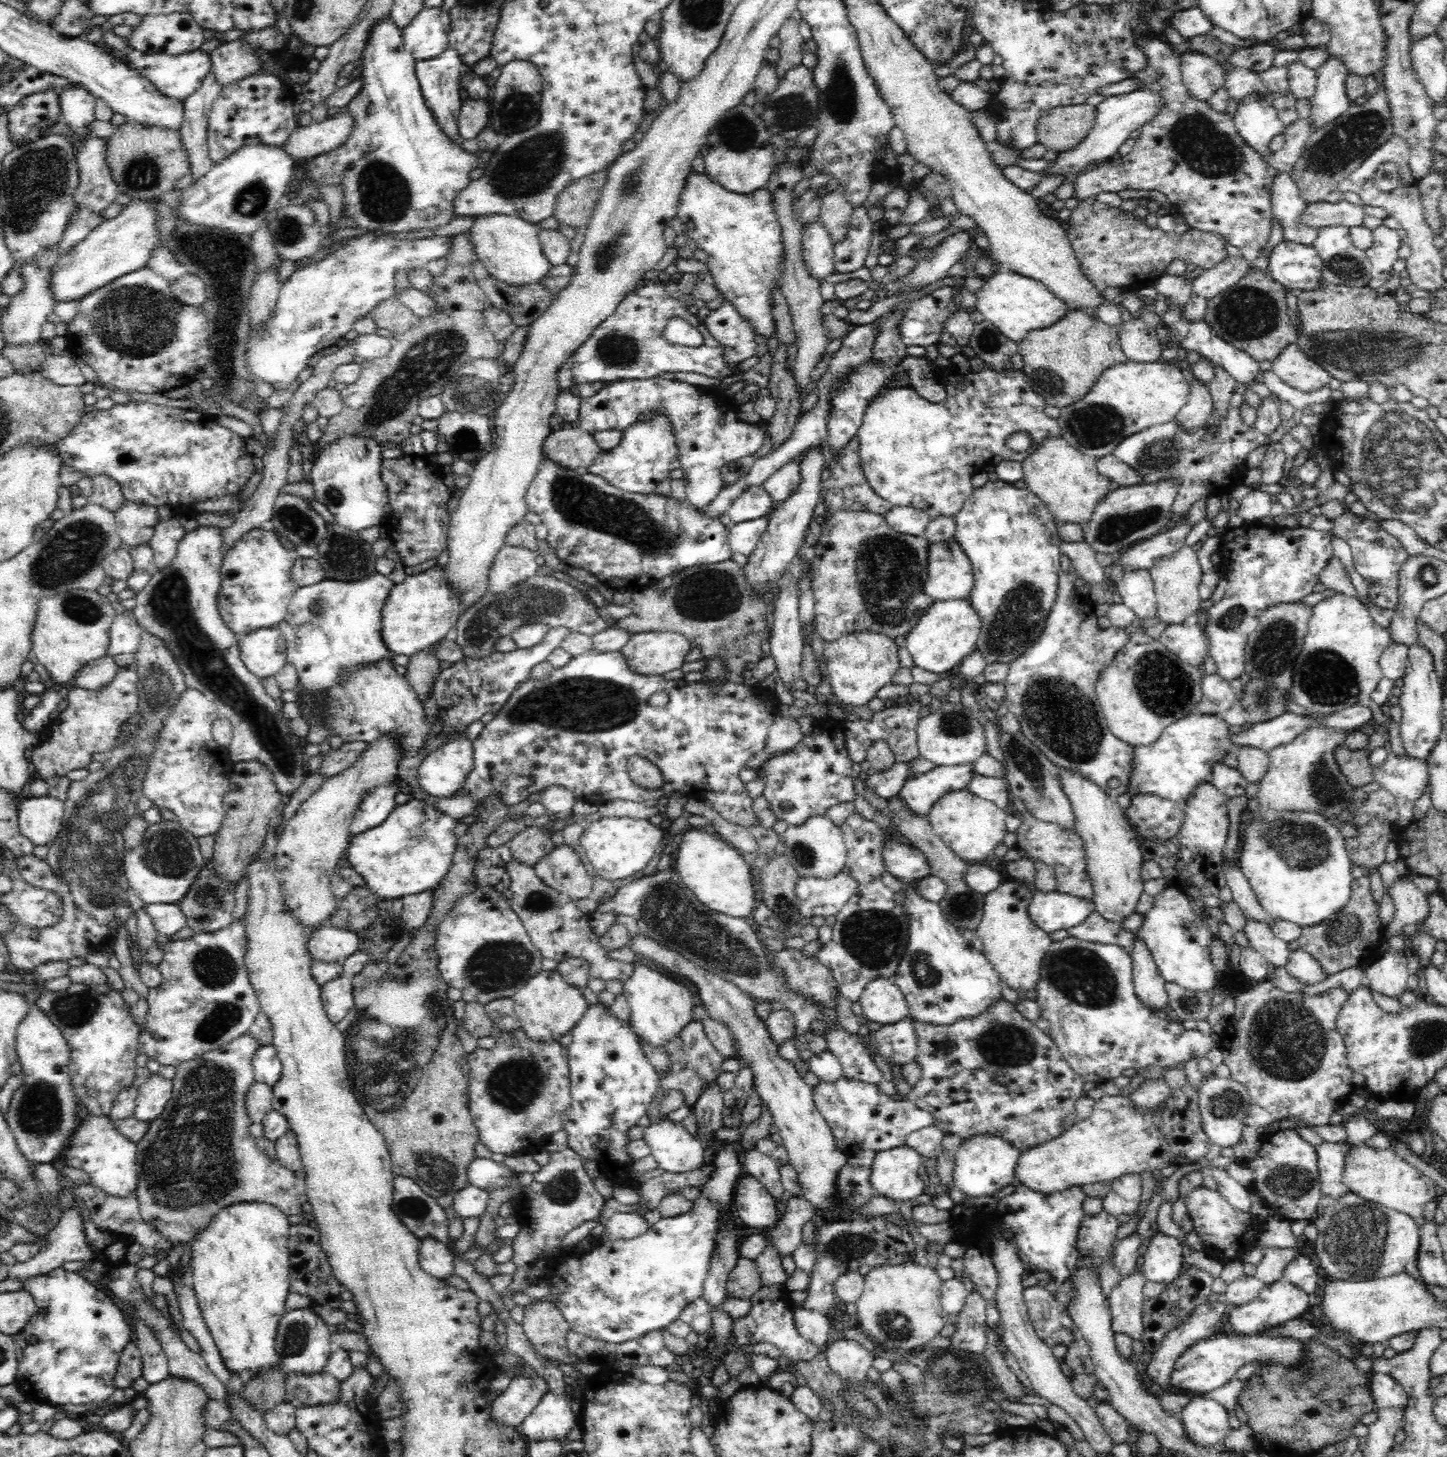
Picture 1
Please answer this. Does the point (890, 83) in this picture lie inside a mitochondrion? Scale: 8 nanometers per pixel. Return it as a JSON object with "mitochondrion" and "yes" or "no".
{"mitochondrion":"no"}

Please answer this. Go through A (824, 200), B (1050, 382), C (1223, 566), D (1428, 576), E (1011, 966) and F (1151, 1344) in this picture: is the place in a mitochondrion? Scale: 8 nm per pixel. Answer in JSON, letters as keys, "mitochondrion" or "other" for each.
{"A":"other","B":"mitochondrion","C":"other","D":"mitochondrion","E":"other","F":"other"}

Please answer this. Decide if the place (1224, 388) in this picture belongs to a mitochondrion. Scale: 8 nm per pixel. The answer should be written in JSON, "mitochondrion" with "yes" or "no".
{"mitochondrion":"no"}

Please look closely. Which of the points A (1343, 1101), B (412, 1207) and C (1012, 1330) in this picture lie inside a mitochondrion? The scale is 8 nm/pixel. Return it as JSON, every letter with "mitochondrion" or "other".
{"A":"other","B":"mitochondrion","C":"other"}

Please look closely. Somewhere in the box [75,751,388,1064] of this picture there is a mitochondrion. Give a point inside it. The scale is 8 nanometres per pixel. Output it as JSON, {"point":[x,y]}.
{"point":[167,852]}

